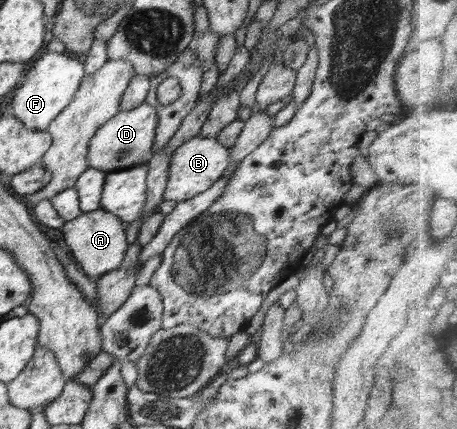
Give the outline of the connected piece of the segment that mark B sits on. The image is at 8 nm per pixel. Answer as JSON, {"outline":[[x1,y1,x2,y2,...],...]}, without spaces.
{"outline":[[198,135,186,141,178,149,175,149,170,156,169,174,163,199,178,203,204,193,222,177,222,173,230,165,229,157,229,149,215,138,202,138]]}

